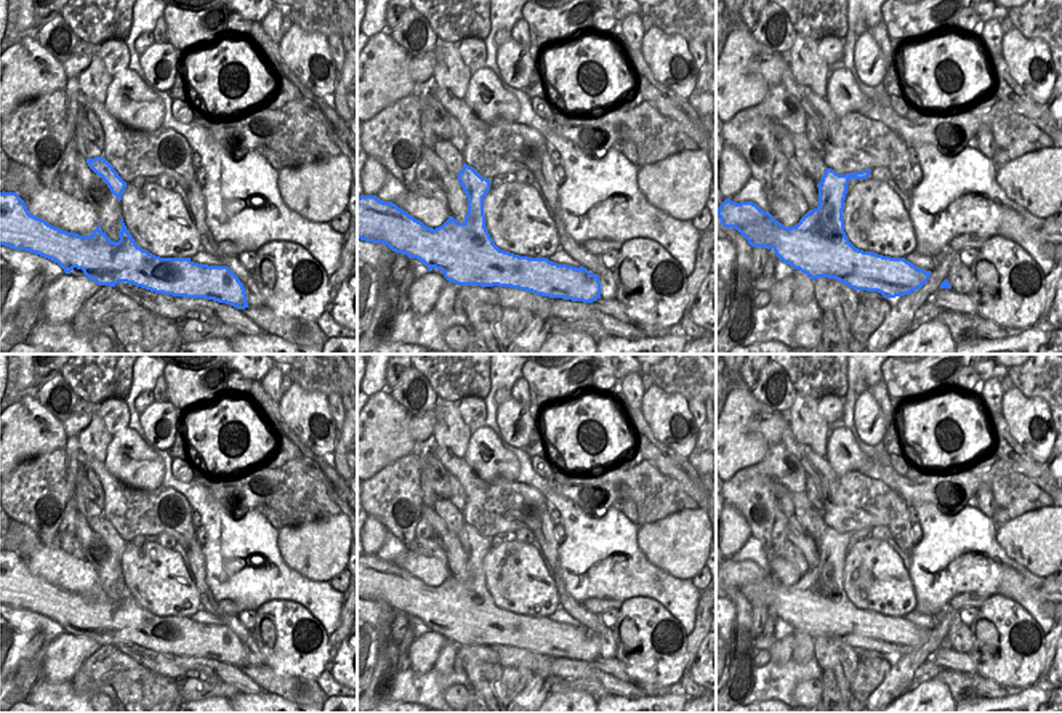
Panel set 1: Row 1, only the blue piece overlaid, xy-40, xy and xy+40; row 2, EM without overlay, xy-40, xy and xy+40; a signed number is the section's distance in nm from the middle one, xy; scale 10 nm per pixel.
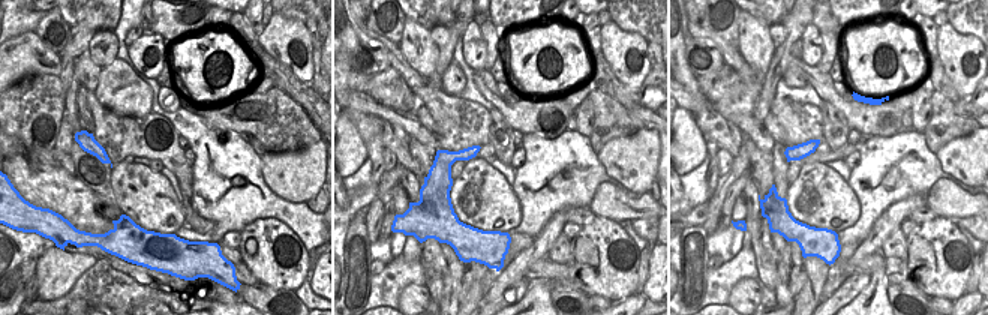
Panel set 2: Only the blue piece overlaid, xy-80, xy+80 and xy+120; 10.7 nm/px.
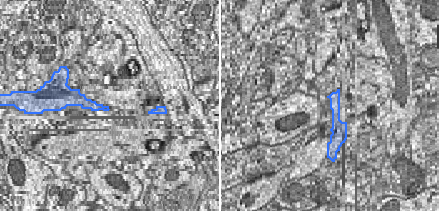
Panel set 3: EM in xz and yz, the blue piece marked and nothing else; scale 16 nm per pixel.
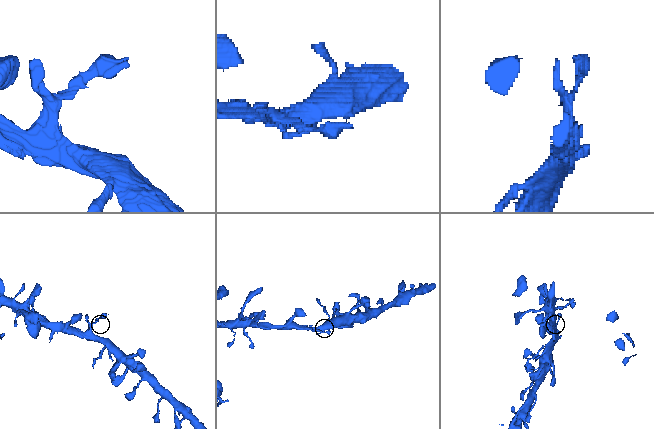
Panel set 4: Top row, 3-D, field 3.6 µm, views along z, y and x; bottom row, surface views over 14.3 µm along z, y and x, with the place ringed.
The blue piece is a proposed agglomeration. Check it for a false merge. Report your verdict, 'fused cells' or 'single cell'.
fused cells

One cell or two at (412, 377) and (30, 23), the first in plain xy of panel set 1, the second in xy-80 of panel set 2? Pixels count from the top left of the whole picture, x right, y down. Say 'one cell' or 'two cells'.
two cells

